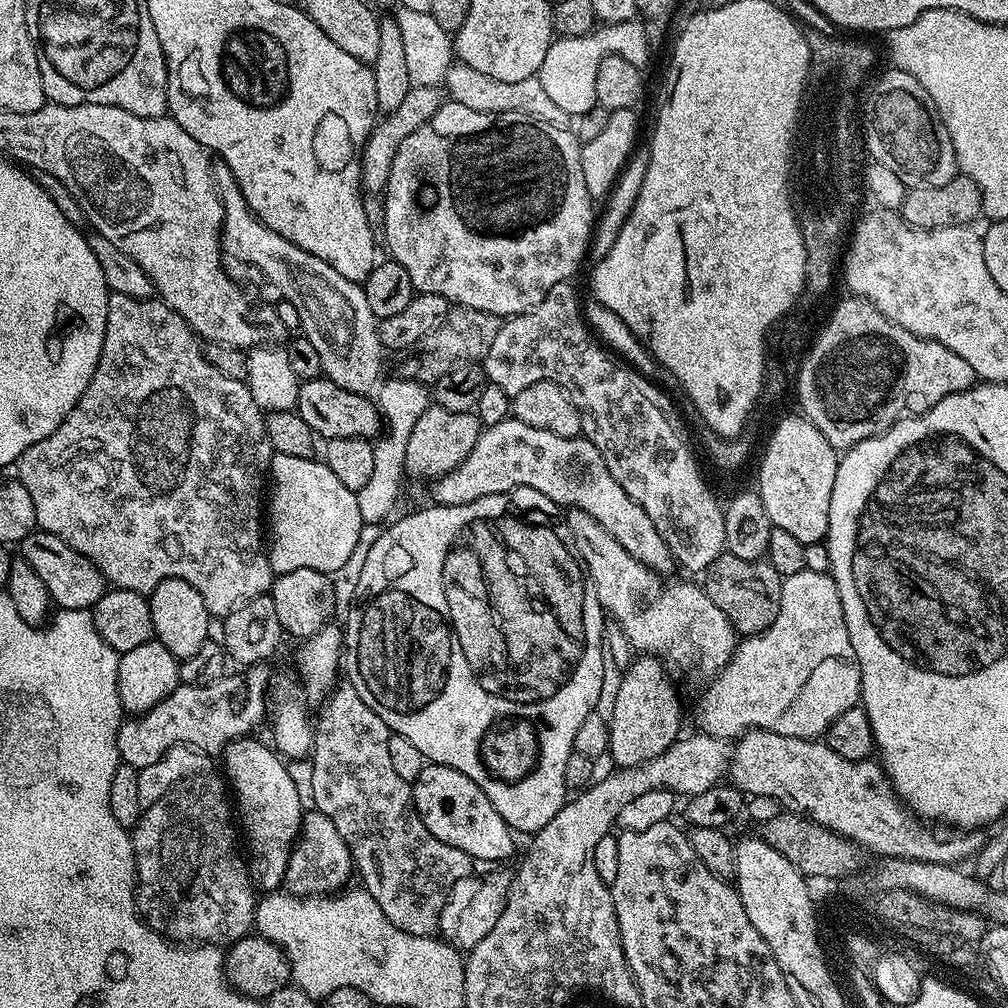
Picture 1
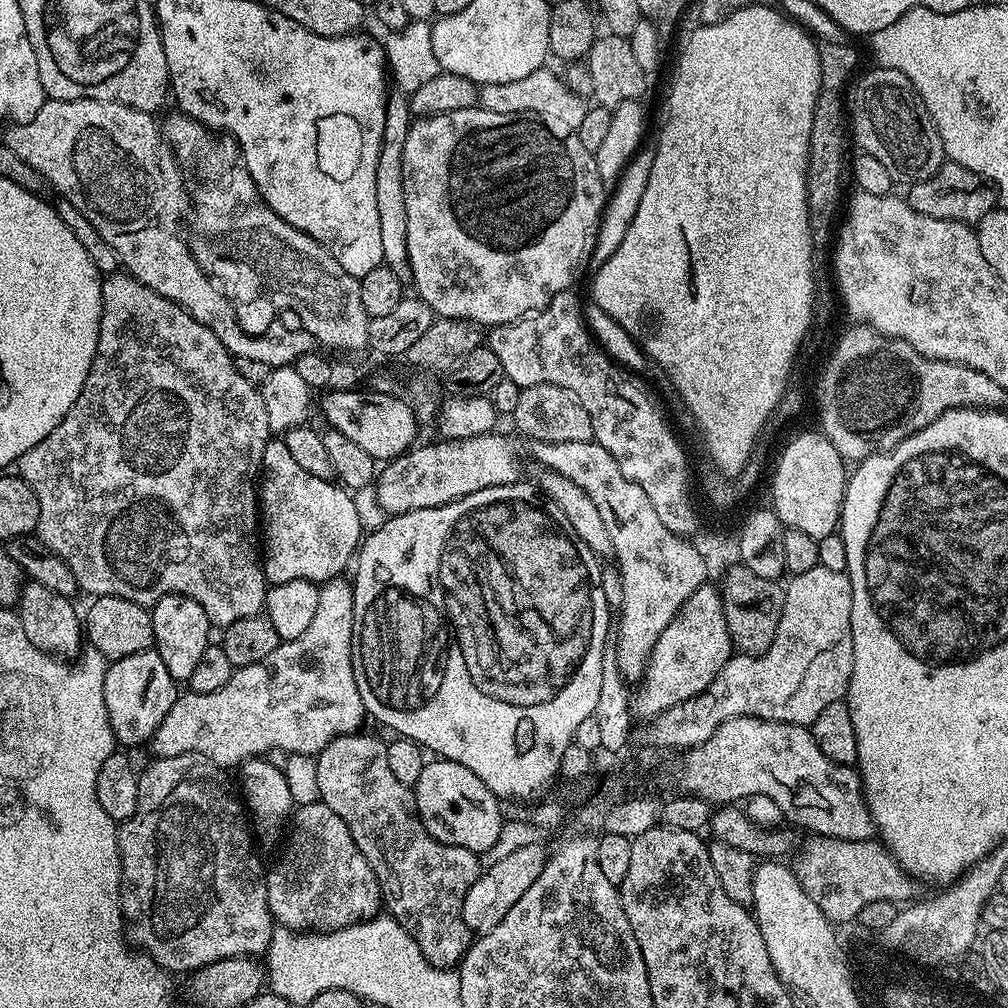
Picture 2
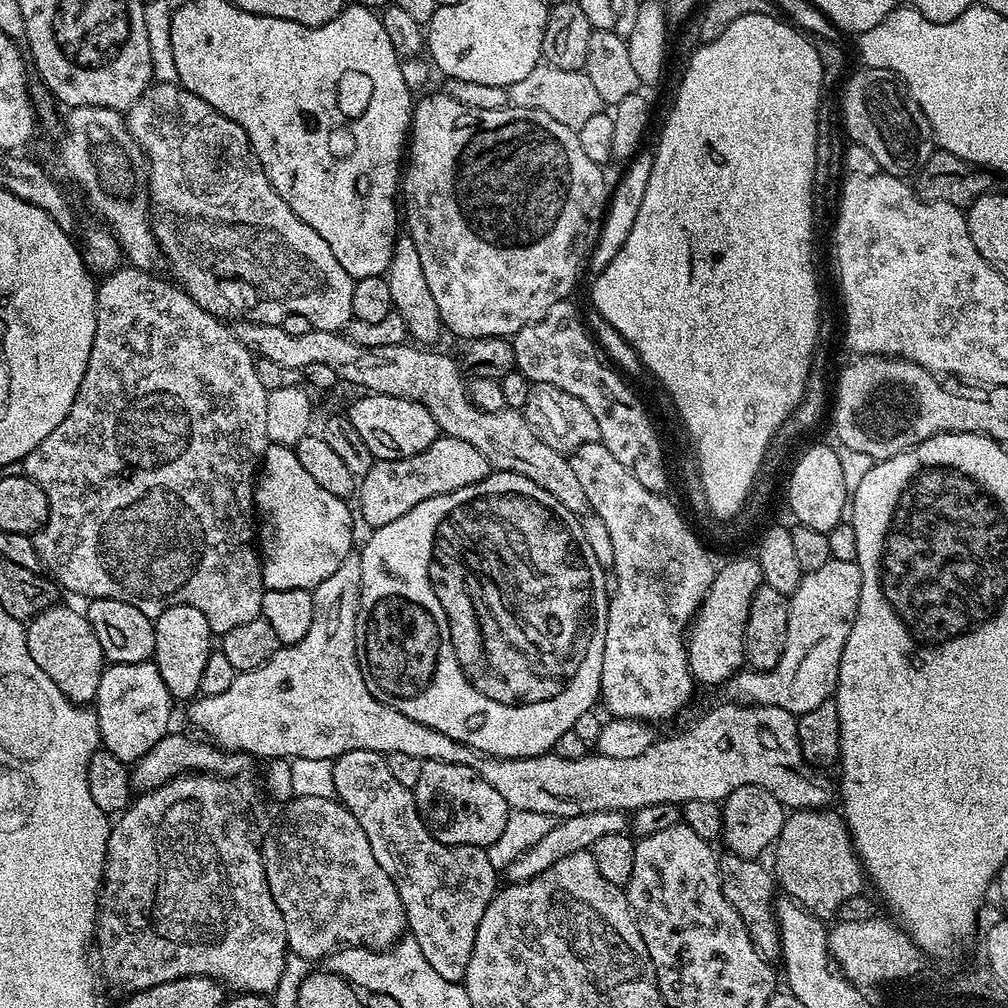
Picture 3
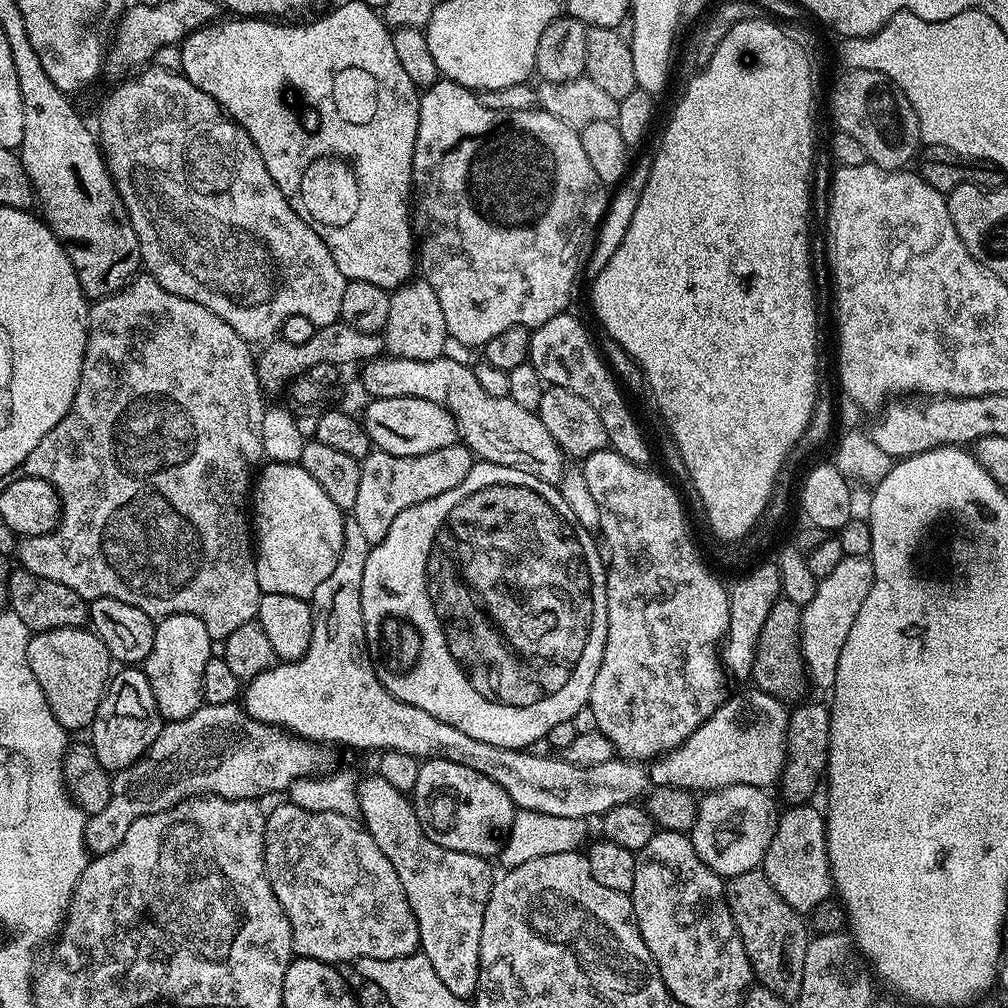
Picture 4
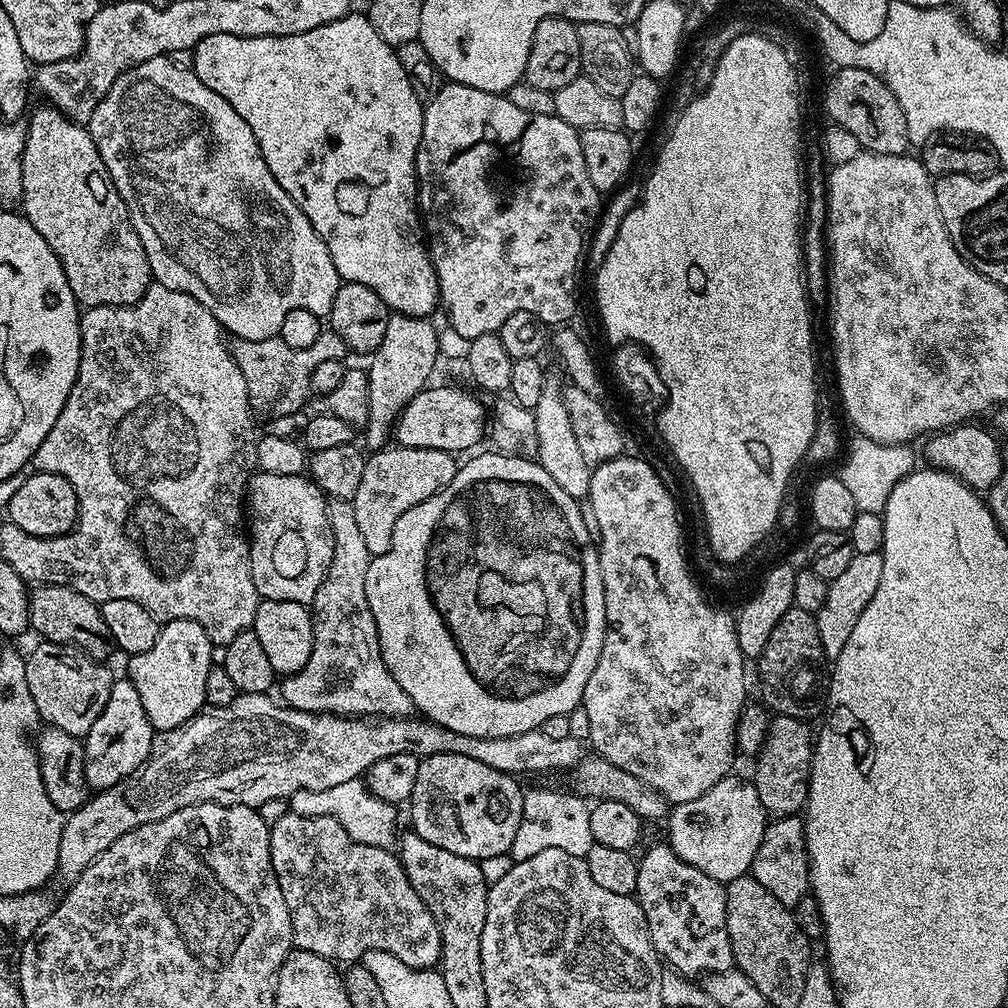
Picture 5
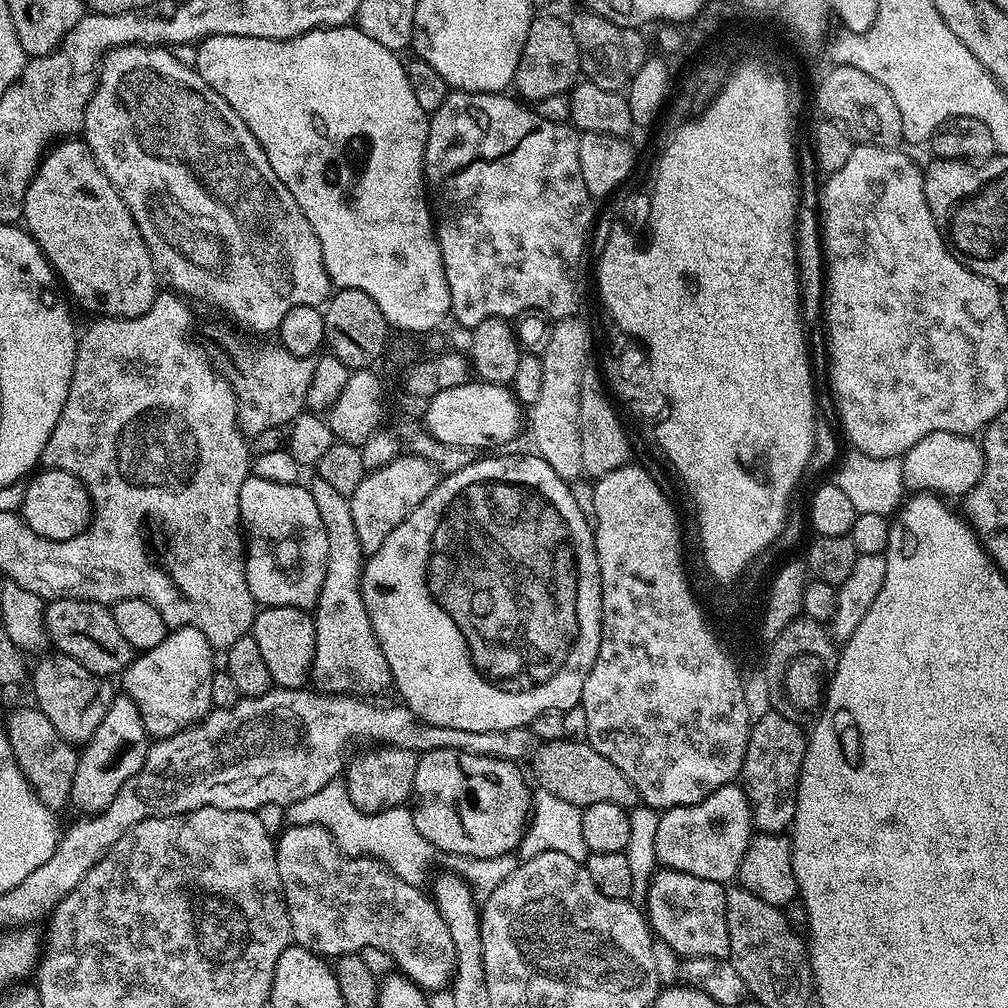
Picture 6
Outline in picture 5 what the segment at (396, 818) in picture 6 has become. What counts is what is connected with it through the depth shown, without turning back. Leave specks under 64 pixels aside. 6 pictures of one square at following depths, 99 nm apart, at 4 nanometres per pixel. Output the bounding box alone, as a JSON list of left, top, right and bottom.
[290,779,398,849]

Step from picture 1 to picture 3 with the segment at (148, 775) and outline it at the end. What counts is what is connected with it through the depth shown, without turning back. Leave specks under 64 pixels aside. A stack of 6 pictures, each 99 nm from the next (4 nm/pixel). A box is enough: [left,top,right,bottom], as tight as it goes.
[94,774,289,996]

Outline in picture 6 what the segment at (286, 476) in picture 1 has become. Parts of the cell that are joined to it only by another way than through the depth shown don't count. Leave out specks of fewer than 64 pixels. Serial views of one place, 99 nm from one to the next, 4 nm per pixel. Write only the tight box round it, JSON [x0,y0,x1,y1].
[238,474,328,609]

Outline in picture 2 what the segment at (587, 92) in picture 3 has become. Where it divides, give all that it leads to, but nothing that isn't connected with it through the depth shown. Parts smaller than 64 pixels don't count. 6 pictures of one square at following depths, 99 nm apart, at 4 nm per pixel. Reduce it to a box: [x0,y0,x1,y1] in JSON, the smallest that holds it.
[478,66,589,135]

